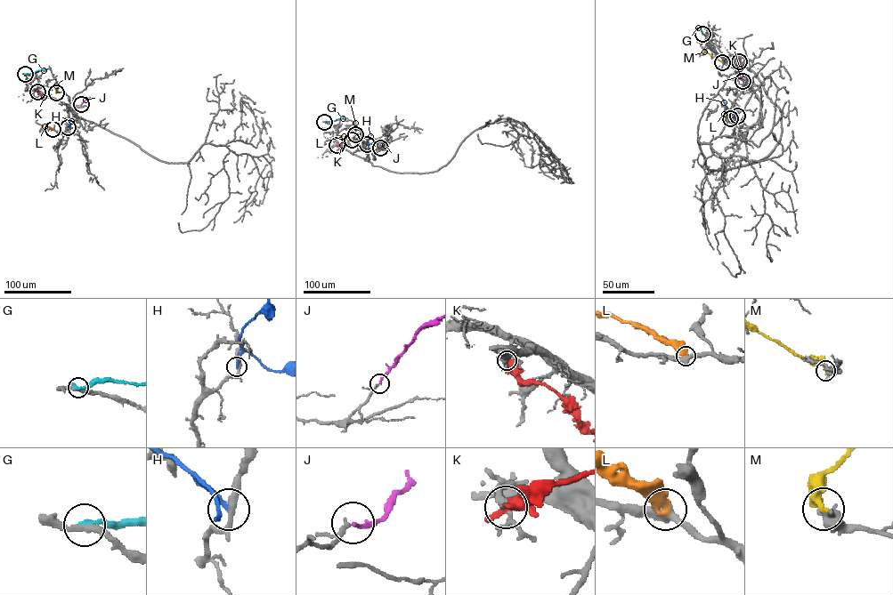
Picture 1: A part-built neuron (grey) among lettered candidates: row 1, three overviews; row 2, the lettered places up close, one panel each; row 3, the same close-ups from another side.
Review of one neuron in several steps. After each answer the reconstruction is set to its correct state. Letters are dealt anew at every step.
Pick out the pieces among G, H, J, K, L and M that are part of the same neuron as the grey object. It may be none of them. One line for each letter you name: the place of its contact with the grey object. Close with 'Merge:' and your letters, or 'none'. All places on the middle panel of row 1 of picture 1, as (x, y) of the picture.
J: (380, 148)
Merge: J

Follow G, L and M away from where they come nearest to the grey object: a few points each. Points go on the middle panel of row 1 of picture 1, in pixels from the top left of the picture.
G: (324, 122), (345, 118)
L: (352, 140), (341, 135)
M: (354, 134), (354, 122)

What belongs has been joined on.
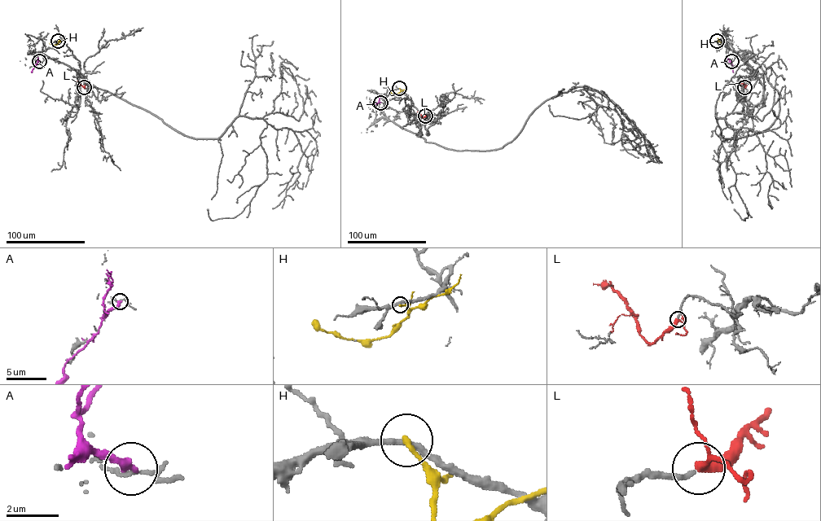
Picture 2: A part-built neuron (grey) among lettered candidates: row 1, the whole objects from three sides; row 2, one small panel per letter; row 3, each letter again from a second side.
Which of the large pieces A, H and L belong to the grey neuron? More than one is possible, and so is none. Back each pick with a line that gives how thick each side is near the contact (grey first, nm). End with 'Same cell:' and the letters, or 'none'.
L: 200/240 nm
Same cell: L

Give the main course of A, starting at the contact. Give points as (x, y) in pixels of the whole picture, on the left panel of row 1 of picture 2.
A: (39, 61), (31, 72)

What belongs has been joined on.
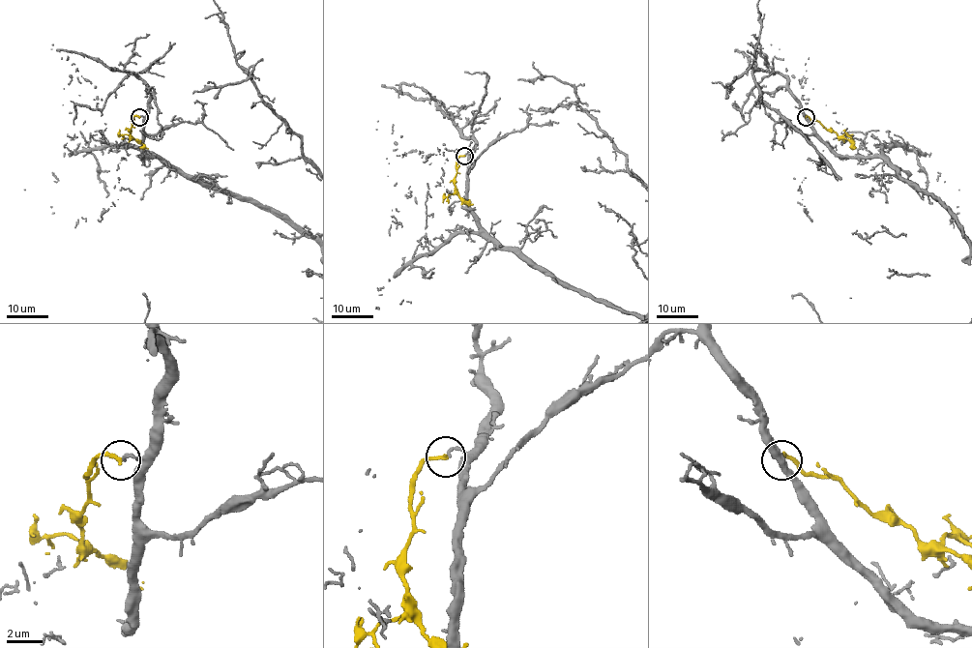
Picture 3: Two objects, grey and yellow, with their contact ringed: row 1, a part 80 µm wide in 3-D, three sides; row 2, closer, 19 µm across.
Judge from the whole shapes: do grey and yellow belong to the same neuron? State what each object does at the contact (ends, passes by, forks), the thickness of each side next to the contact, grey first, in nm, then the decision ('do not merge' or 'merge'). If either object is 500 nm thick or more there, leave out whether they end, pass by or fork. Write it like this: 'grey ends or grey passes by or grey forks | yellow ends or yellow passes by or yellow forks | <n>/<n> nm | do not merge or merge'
grey ends | yellow ends | 180/220 nm | do not merge

